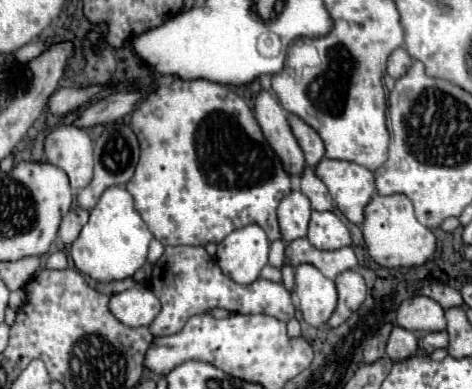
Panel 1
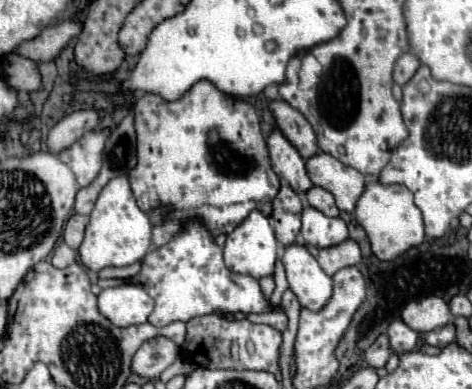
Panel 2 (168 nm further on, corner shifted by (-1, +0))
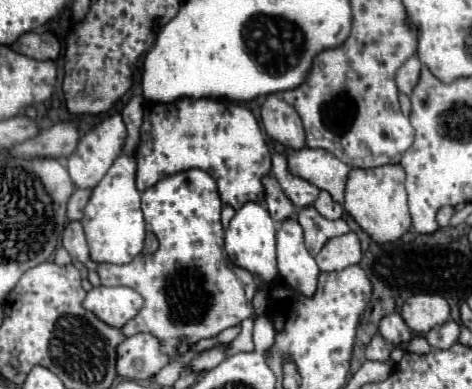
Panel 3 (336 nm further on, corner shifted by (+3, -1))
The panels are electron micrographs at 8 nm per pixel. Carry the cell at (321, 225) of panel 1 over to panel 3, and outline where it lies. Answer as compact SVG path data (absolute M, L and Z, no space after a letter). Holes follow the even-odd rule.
M313 206L301 208L297 214L297 220L301 222L305 232L305 246L313 256L319 254L319 250L329 238L349 232L349 226L345 220L327 220Z

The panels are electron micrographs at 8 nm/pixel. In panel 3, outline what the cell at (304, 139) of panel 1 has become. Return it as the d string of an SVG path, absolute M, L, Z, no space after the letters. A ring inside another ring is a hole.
M267 96L265 104L261 106L261 122L265 126L265 132L275 142L281 142L291 150L305 148L305 132L301 126L301 118L293 110L293 106L289 106L281 96Z

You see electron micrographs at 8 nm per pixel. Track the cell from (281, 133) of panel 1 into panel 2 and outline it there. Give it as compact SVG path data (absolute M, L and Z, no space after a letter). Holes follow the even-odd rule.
M279 129L271 131L271 135L267 137L267 147L269 147L273 171L281 179L285 179L295 193L305 193L307 189L313 187L313 183L307 175L303 157Z

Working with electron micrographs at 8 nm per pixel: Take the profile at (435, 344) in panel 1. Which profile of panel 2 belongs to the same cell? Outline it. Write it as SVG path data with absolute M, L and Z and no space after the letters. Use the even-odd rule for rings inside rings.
M449 323L441 329L435 329L435 331L429 331L425 333L425 343L427 345L435 345L435 347L447 347L449 343L455 341L455 327Z

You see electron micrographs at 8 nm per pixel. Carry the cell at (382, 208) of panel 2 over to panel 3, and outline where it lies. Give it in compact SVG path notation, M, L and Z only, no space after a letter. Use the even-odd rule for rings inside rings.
M385 164L379 168L351 168L345 186L343 208L355 222L377 242L395 242L411 228L411 214L407 208L405 170L401 164Z

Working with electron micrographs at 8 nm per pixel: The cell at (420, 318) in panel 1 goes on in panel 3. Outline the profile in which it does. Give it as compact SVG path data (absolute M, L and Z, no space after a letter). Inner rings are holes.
M415 294L403 304L401 316L413 332L427 334L449 320L449 304L439 294Z

